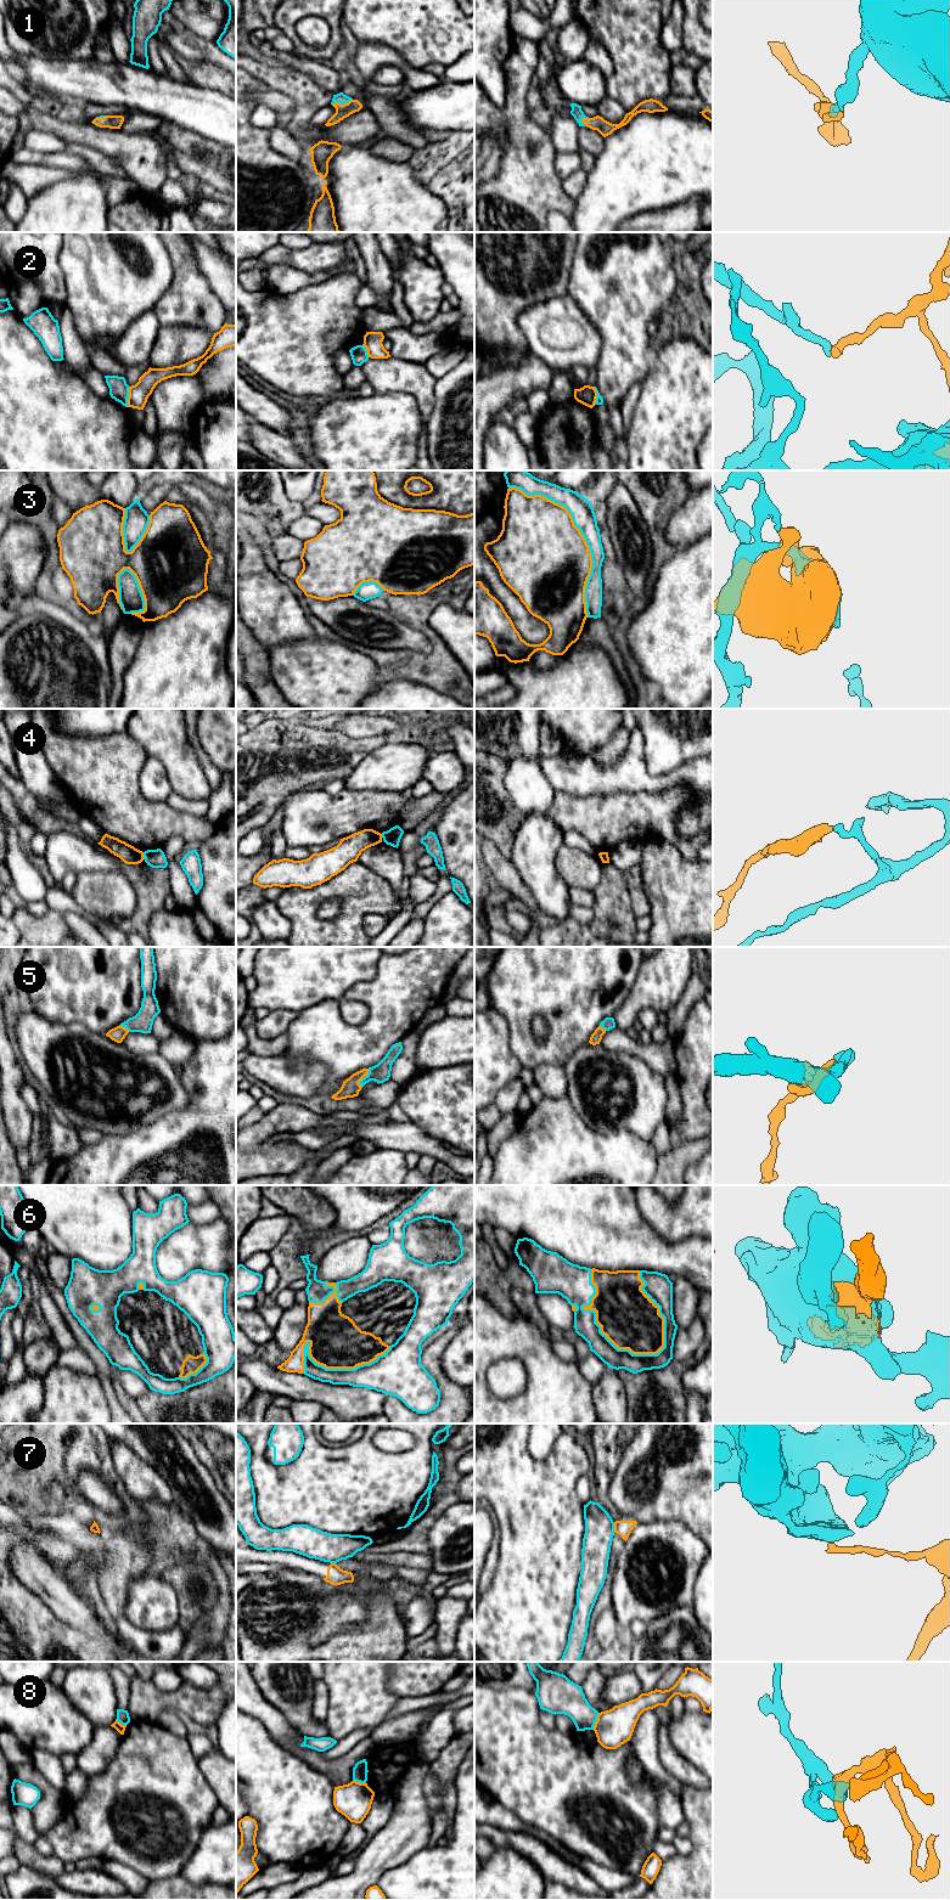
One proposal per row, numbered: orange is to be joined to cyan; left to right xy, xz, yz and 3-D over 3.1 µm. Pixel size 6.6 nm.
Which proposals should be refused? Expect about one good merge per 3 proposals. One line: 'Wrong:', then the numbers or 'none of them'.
Wrong: 2, 3, 4, 7, 8

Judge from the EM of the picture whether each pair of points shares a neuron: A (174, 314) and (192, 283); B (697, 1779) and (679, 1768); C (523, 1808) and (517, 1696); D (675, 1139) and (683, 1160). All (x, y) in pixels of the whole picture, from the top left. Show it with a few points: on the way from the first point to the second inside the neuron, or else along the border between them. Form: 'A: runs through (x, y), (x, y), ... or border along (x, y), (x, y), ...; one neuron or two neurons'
A: runs through (180, 306), (189, 298), (189, 291); one neuron
B: runs through (692, 1776), (684, 1771); one neuron
C: runs through (523, 1780), (523, 1766), (517, 1760), (517, 1724); one neuron
D: border along (683, 1140), (672, 1146); two neurons

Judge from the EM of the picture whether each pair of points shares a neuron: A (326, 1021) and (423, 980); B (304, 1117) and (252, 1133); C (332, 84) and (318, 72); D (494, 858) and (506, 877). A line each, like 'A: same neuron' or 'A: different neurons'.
A: same neuron
B: same neuron
C: same neuron
D: same neuron

